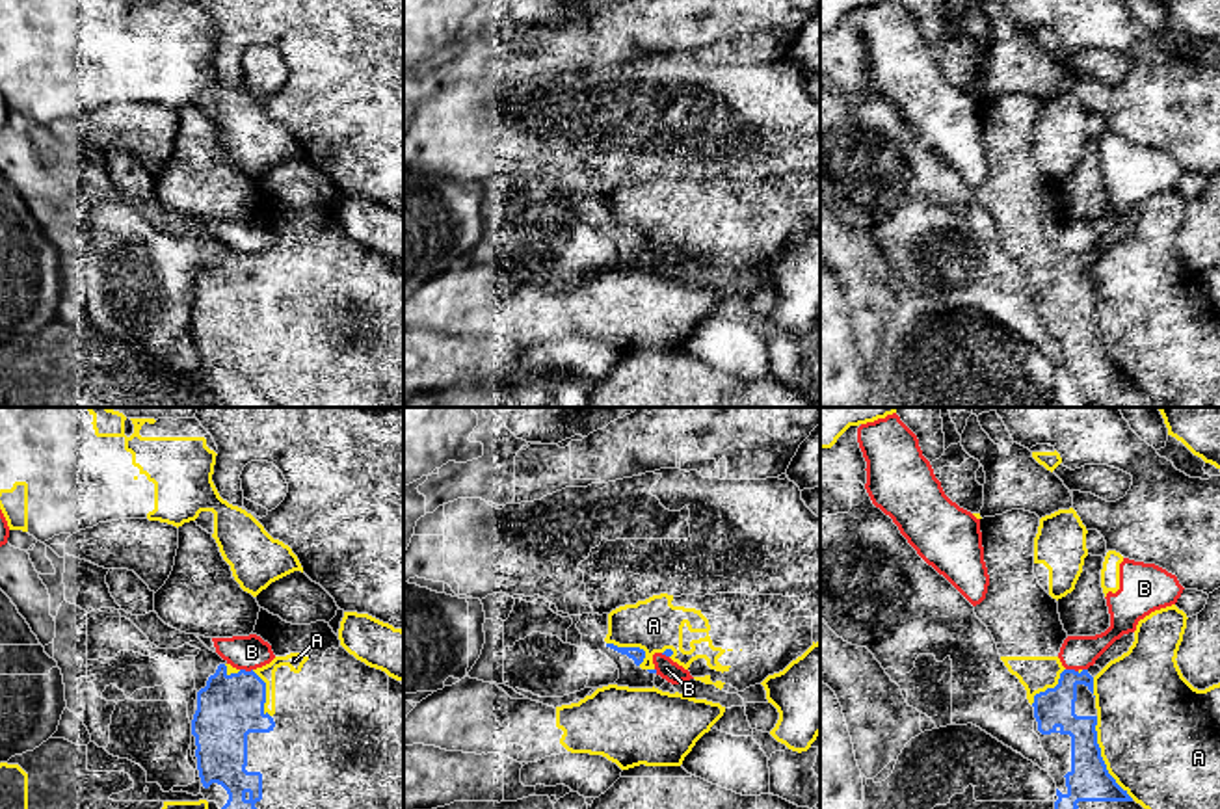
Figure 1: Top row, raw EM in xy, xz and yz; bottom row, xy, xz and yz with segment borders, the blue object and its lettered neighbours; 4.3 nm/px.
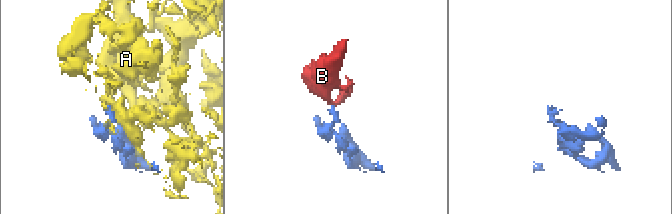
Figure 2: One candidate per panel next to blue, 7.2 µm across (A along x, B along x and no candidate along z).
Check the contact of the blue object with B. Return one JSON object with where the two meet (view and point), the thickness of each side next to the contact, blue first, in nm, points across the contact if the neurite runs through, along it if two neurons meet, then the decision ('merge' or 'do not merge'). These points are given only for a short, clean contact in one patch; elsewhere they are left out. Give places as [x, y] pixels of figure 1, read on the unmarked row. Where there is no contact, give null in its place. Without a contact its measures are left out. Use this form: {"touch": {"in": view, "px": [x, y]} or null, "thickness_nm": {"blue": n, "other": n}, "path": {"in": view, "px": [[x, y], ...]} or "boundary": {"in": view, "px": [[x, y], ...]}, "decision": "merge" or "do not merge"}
{"touch": {"in": "xy", "px": [244, 253]}, "thickness_nm": {"blue": 280, "other": 150}, "boundary": {"in": "xy", "px": [[240, 251], [251, 253]]}, "decision": "do not merge"}

